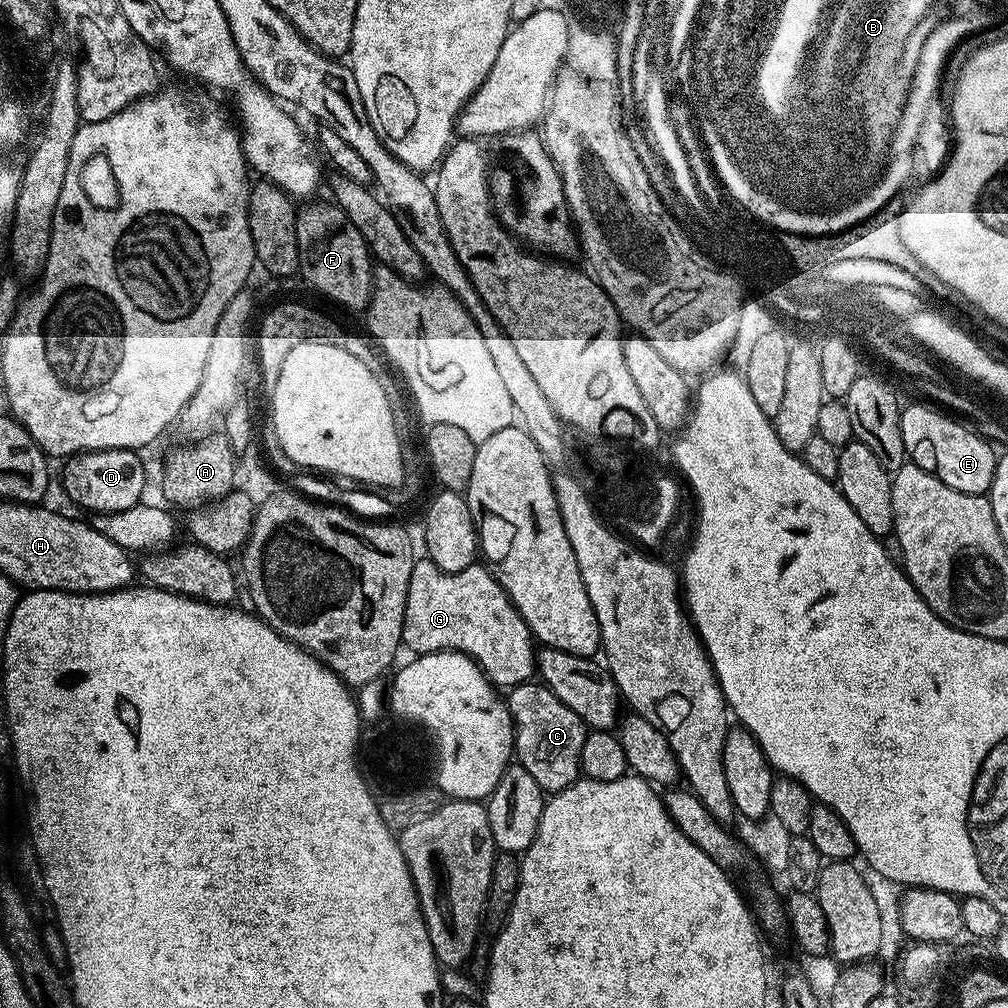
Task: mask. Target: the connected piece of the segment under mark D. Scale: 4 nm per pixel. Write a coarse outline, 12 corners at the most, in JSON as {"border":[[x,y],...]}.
{"border":[[131,448],[69,459],[62,483],[80,510],[141,503],[144,464]]}

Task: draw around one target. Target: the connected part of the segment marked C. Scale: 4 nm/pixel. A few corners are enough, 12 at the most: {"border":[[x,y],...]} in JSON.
{"border":[[540,682],[506,703],[515,759],[555,794],[581,779],[586,725]]}

